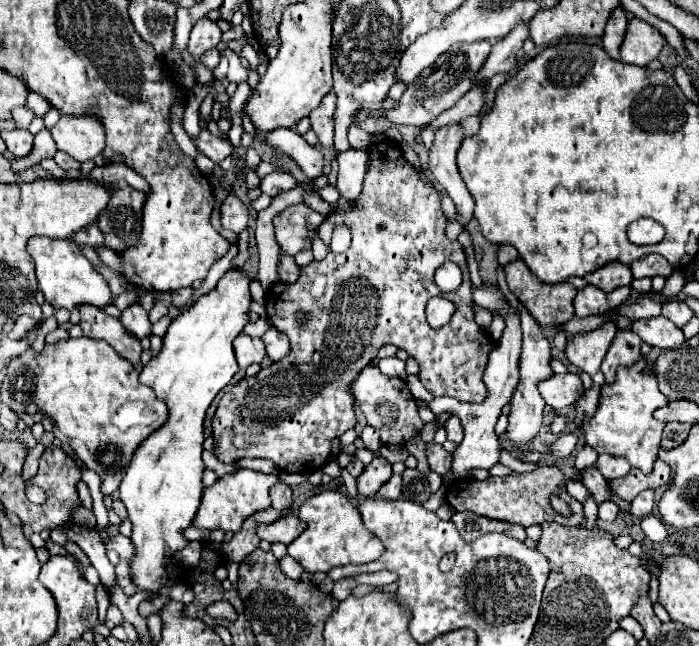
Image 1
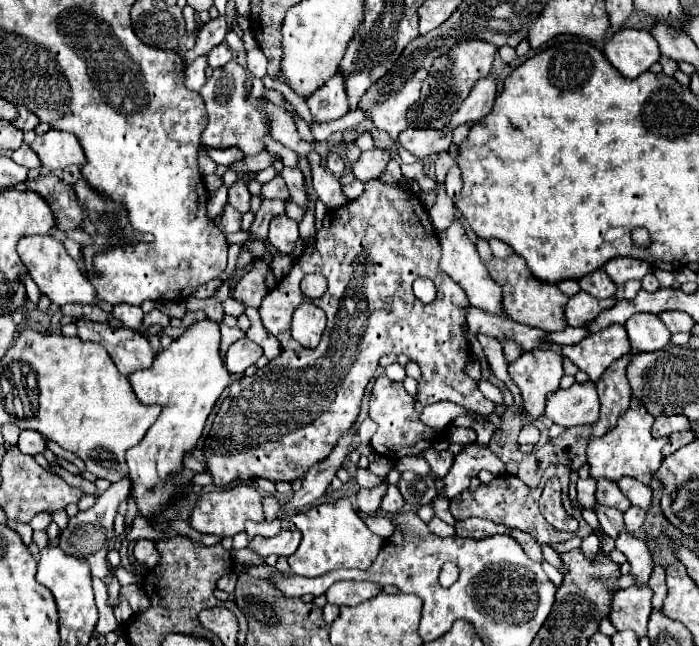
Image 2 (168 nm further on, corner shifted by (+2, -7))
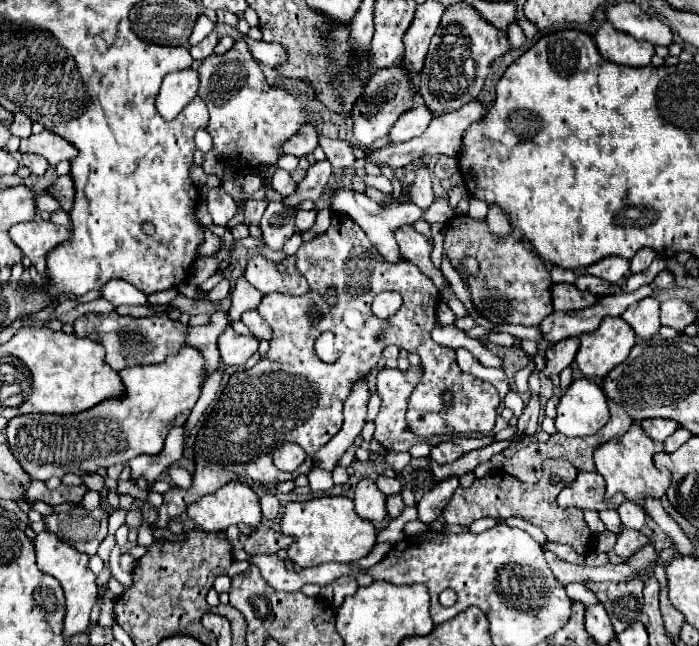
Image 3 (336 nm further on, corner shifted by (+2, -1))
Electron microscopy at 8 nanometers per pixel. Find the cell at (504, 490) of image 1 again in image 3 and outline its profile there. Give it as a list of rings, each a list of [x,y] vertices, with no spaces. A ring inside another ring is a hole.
[[[560,459],[544,461],[542,477],[534,485],[522,483],[504,471],[496,471],[484,479],[476,479],[468,489],[456,489],[442,515],[446,519],[446,525],[470,525],[472,521],[482,517],[494,517],[494,519],[522,517],[532,525],[540,527],[548,541],[568,543],[576,553],[588,555],[594,549],[594,535],[590,533],[584,521],[584,513],[580,509],[560,509],[556,505],[556,495],[564,487],[564,481],[570,481],[572,477],[576,477],[576,469],[572,469],[570,462],[560,461]],[[552,475],[558,475],[560,481],[550,483]]]

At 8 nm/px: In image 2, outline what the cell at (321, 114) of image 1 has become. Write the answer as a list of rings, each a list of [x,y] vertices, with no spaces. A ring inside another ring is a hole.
[[[336,73],[324,87],[320,87],[320,91],[316,91],[316,95],[312,95],[312,99],[308,99],[308,107],[314,123],[328,123],[348,113],[348,99],[340,73]]]

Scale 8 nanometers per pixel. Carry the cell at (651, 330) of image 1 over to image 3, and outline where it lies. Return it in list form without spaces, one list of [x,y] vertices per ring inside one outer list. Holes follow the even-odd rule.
[[[654,297],[642,299],[634,305],[630,305],[628,311],[622,313],[622,319],[634,329],[634,333],[642,339],[650,339],[660,329],[660,317],[658,317],[658,301]]]

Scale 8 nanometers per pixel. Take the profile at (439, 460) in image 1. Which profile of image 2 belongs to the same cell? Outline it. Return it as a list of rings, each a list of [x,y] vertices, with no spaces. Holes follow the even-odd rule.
[[[432,447],[424,449],[422,457],[428,461],[428,465],[432,469],[432,475],[436,475],[436,477],[444,477],[450,471],[452,459],[454,459],[454,455],[450,451],[436,451]]]

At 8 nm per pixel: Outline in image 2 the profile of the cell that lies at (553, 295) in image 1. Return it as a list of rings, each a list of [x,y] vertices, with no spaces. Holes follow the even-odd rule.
[[[512,253],[506,259],[492,259],[488,263],[488,271],[496,283],[502,285],[504,291],[504,311],[506,315],[522,325],[538,327],[544,331],[562,331],[568,323],[564,319],[564,307],[568,303],[568,297],[552,283],[538,281],[526,267],[524,259],[516,253]]]

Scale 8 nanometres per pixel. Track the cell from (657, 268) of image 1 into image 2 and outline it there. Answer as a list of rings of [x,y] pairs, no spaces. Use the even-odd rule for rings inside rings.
[[[632,257],[612,259],[612,263],[604,265],[604,271],[612,277],[616,285],[624,285],[626,281],[640,279],[640,259],[632,259]]]

